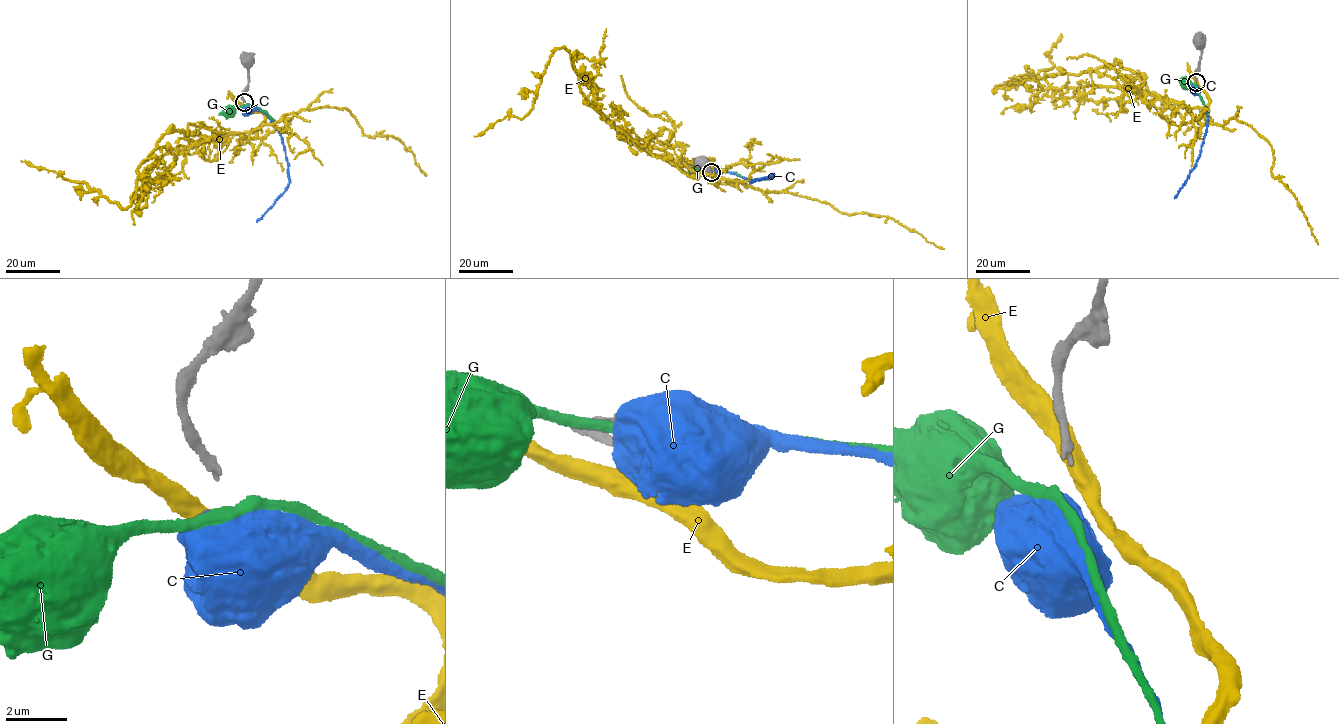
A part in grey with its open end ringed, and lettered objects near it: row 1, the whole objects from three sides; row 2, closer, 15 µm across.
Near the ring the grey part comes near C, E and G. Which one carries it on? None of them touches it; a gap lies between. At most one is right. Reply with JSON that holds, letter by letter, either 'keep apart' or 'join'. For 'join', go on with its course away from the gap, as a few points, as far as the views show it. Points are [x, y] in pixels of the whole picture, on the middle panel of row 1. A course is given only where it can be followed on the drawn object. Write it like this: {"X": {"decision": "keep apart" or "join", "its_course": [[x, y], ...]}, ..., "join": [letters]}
{"C": {"decision": "keep apart"}, "E": {"decision": "keep apart"}, "G": {"decision": "keep apart"}, "join": []}

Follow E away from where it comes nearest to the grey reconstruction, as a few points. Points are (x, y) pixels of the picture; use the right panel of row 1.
E: (1196, 82), (1209, 100), (1196, 119), (1180, 103), (1086, 70), (1023, 78), (994, 92), (1051, 68), (1060, 34)

